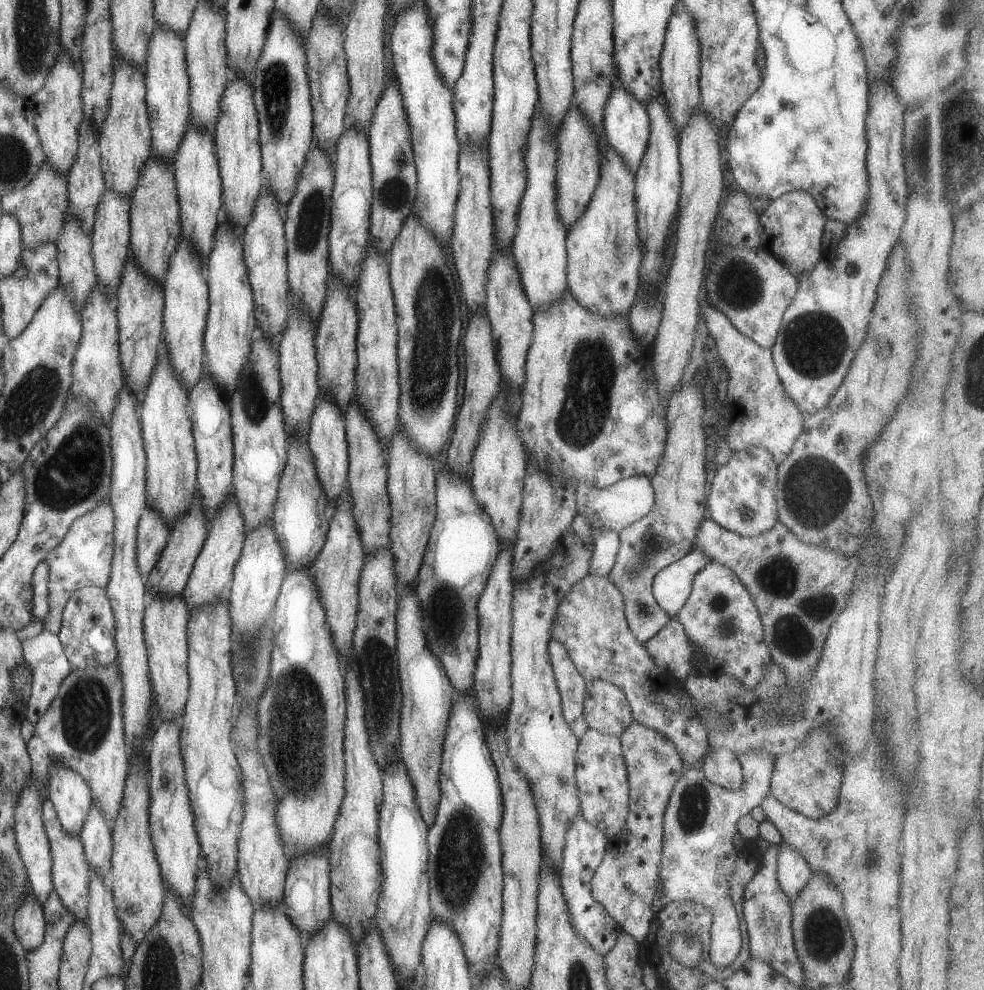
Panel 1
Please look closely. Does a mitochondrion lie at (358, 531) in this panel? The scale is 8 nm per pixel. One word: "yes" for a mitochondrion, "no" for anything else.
no

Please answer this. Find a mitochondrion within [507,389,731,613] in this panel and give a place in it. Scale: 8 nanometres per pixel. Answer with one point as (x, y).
(650, 543)

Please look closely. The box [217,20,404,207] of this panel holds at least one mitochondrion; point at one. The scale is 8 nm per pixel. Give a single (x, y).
(275, 86)

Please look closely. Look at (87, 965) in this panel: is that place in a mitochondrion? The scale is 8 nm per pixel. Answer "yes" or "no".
no

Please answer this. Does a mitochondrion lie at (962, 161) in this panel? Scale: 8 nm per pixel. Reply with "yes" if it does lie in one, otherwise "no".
yes

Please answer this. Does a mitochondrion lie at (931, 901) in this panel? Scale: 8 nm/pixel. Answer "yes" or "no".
no

